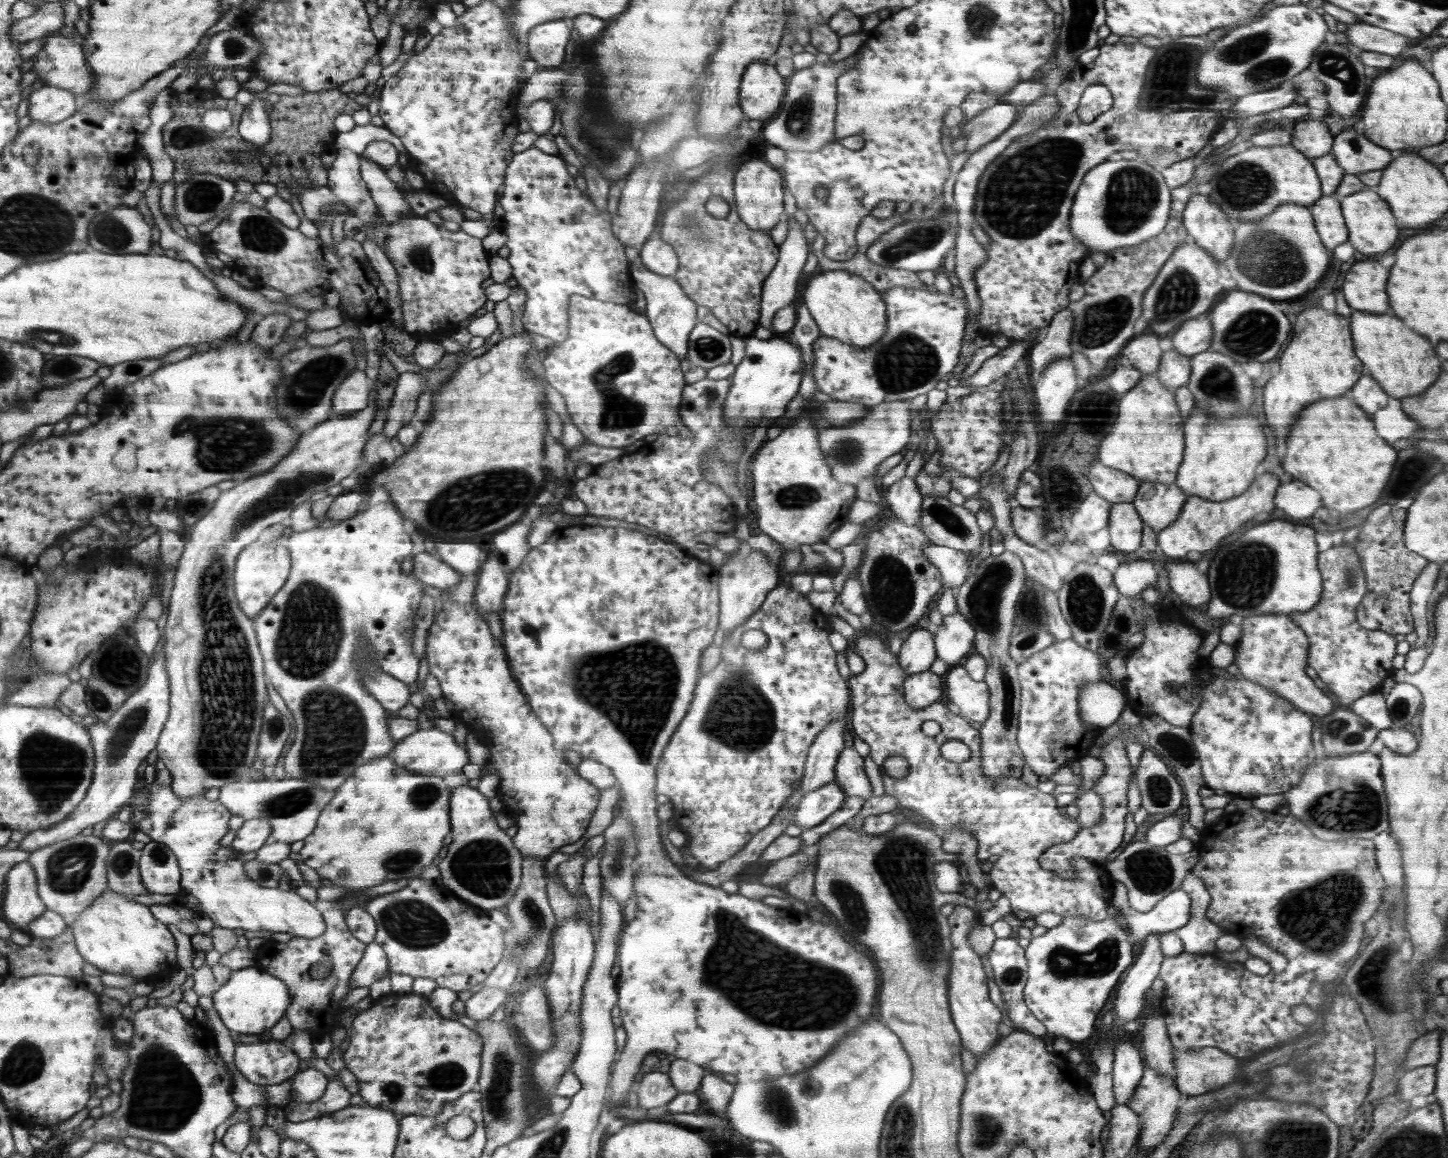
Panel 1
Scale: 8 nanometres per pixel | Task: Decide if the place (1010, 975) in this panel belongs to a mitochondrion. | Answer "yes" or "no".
yes

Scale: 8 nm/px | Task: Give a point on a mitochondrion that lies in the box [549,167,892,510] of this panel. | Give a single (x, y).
(619, 410)

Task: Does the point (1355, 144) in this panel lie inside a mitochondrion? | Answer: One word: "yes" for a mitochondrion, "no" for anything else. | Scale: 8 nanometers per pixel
no

